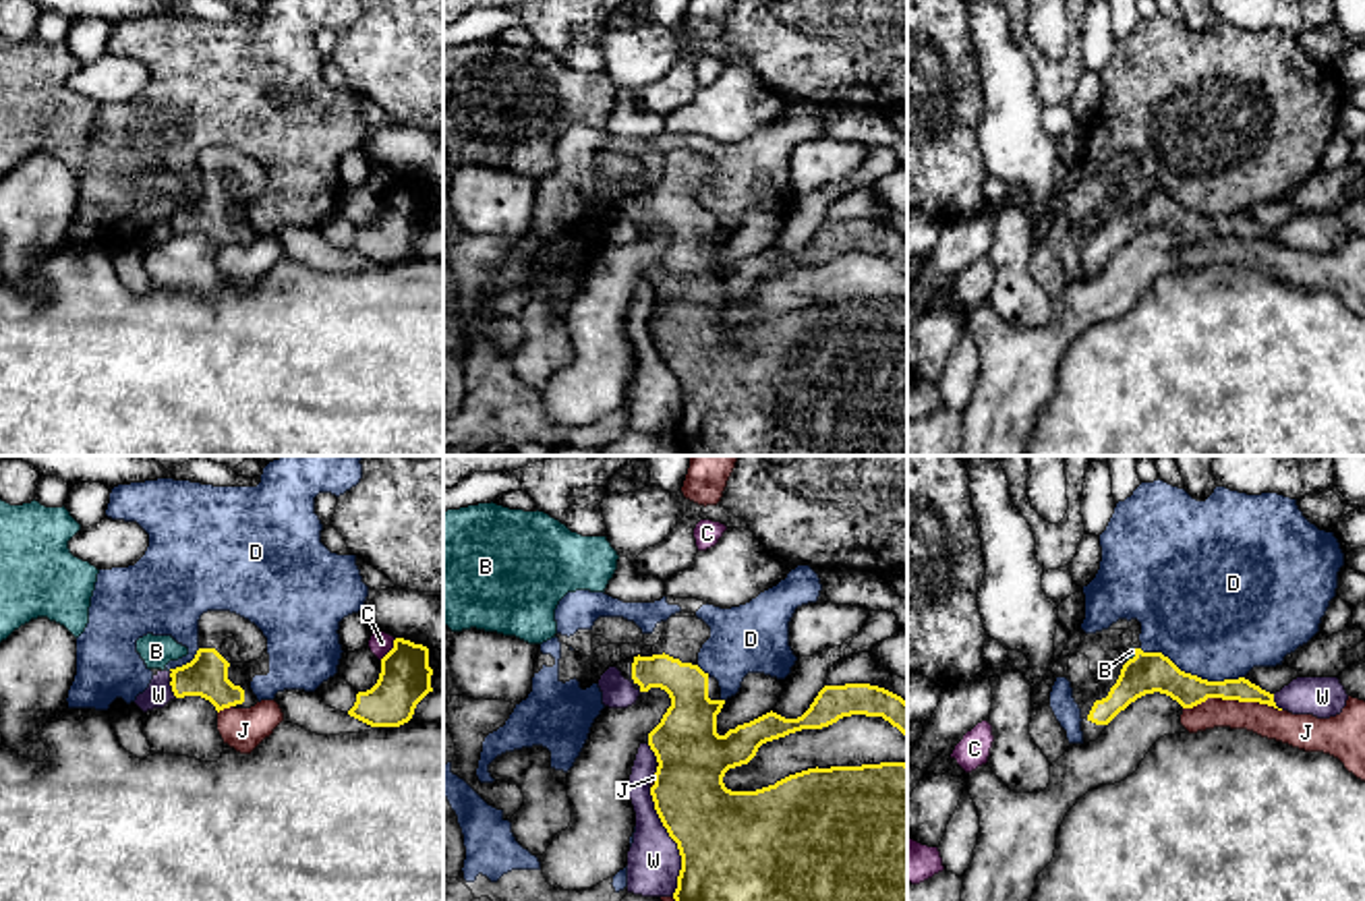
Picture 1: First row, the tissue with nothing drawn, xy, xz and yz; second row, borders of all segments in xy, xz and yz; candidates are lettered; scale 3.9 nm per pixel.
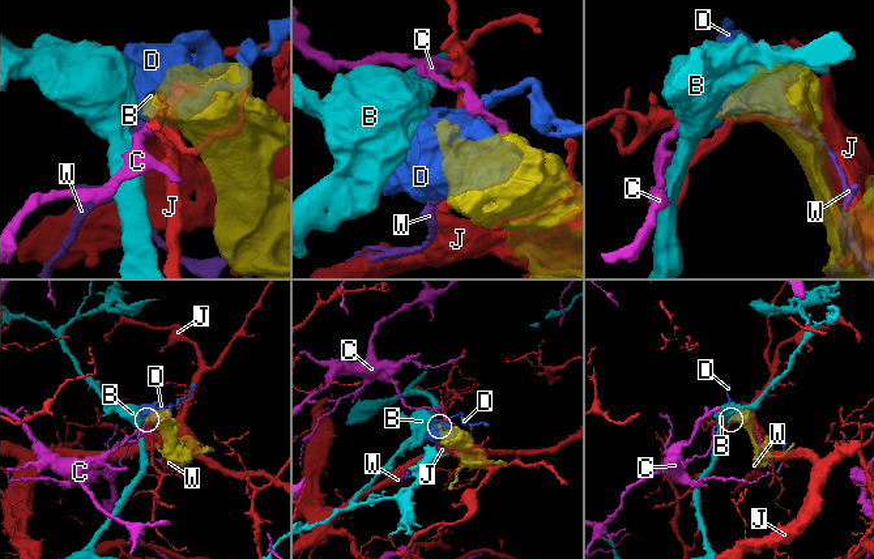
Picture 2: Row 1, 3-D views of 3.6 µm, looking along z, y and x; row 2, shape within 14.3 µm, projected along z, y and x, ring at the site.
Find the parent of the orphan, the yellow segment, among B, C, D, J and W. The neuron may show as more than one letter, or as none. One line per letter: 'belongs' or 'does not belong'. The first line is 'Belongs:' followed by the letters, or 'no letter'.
Belongs: no letter
B: does not belong
C: does not belong
D: does not belong
J: does not belong
W: does not belong

